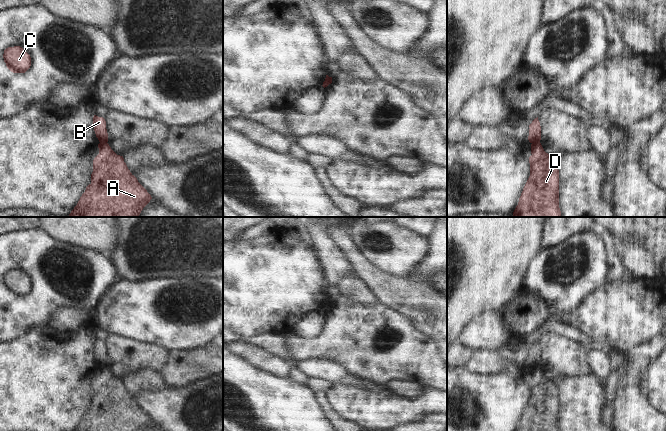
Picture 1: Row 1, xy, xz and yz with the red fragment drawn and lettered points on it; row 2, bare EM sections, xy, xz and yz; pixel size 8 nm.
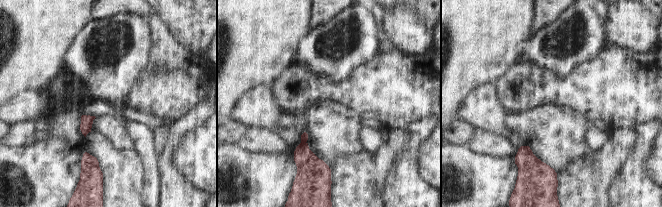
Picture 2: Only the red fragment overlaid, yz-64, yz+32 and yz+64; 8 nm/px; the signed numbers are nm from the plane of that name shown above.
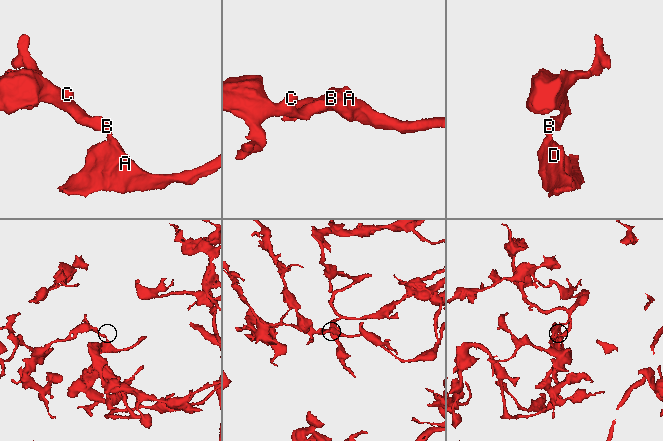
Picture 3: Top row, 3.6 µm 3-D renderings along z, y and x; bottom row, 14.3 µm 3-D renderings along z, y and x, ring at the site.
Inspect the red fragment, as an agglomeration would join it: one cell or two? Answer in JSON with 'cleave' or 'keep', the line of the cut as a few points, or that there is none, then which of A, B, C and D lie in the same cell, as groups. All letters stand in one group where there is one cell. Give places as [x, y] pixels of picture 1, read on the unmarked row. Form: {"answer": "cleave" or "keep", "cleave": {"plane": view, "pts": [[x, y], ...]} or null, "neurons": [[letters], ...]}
{"answer": "cleave", "cleave": {"plane": "yz", "pts": [[539, 364], [532, 367]]}, "neurons": [["A", "D"], ["B", "C"]]}

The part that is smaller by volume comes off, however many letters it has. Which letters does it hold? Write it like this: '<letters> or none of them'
A, D

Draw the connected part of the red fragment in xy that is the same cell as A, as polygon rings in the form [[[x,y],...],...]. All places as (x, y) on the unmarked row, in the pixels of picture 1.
[[[105,365],[98,368],[99,378],[93,384],[91,407],[75,431],[145,431],[152,423],[130,396],[123,380],[117,379]]]

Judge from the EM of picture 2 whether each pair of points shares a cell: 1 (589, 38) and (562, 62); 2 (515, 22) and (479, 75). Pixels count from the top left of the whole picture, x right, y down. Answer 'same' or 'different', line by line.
1: same
2: same

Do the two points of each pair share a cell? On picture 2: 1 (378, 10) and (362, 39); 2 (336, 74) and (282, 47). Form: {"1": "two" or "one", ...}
{"1": "two", "2": "two"}

